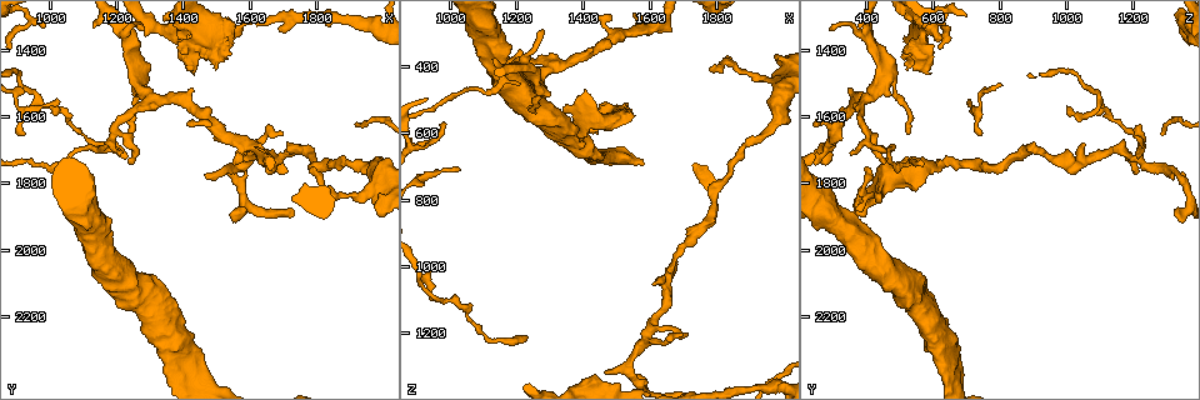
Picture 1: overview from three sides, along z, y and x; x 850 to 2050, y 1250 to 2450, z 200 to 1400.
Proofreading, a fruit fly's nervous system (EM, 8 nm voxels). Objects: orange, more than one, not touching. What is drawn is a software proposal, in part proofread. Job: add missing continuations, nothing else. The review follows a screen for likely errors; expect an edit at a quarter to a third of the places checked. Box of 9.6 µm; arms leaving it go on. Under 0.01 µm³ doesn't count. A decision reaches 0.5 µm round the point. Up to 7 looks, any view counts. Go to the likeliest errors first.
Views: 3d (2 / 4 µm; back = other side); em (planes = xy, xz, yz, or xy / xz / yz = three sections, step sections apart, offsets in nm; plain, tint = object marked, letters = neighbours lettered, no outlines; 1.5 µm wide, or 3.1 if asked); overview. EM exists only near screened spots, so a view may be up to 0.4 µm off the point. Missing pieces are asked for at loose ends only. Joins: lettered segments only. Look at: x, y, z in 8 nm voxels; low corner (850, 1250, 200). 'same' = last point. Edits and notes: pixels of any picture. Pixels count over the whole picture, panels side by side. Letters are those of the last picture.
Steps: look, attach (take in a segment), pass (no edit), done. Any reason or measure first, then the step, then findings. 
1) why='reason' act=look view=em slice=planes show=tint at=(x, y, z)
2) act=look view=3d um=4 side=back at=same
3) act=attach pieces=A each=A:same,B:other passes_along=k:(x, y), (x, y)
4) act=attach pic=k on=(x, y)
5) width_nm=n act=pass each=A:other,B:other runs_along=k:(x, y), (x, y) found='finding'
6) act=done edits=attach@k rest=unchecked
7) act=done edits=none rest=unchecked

why='branch stops here' act=look view=em slice=yz step=8 show=letters at=(1400, 1370, 620)

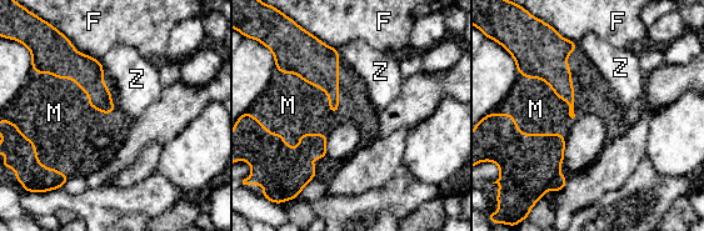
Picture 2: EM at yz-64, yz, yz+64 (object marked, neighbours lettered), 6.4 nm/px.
longest_contact=M:480nm act=attach pieces=M each=F:other,M:same,Z:other passes_along=2:(543, 54), (570, 81), (537, 100) found='it goes on there'

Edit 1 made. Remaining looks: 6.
why='free end' act=look view=3d um=4 at=(1540, 1890, 1320)

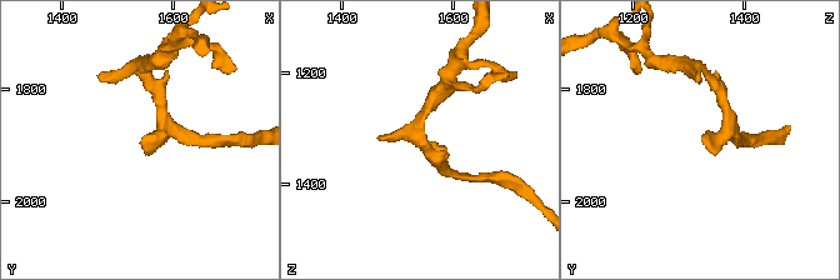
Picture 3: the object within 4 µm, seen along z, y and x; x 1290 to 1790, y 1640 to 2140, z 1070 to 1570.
act=look view=em slice=xz step=8 show=tint at=(1540, 1895, 1320)

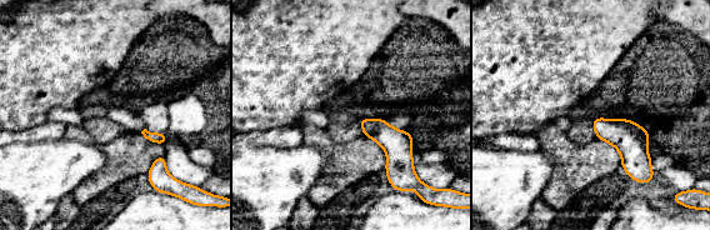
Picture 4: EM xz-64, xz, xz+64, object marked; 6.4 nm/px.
act=look view=em slice=planes show=letters at=same

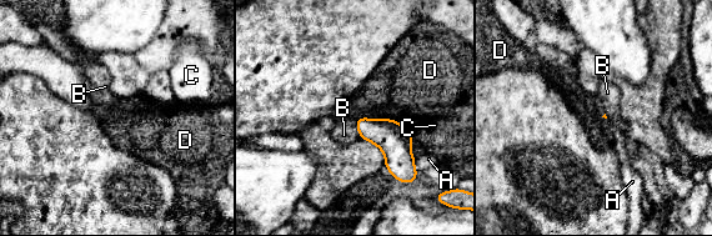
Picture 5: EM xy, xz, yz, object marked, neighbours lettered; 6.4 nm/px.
longest_contact=A:110nm act=pass each=A:other,B:other,C:other,D:other found='none of them fits'

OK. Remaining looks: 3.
why='branch stops here' act=look view=3d um=4 at=(1030, 1550, 720)

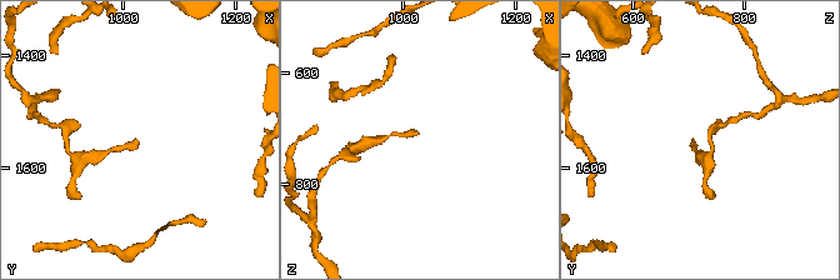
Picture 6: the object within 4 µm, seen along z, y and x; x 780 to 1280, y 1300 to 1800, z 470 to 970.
why='need the tissue' act=look view=em slice=yz step=4 show=letters at=(1025, 1555, 710)

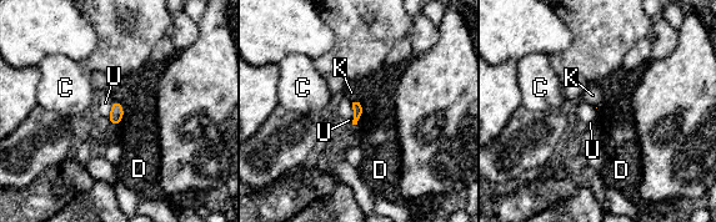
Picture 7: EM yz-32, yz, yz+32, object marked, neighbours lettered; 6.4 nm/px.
longest_contact=D:180nm act=pass each=C:other,D:other,K:other,U:other found='none of them fits'

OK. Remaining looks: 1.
act=done edits=attach@2 rest=unchecked

